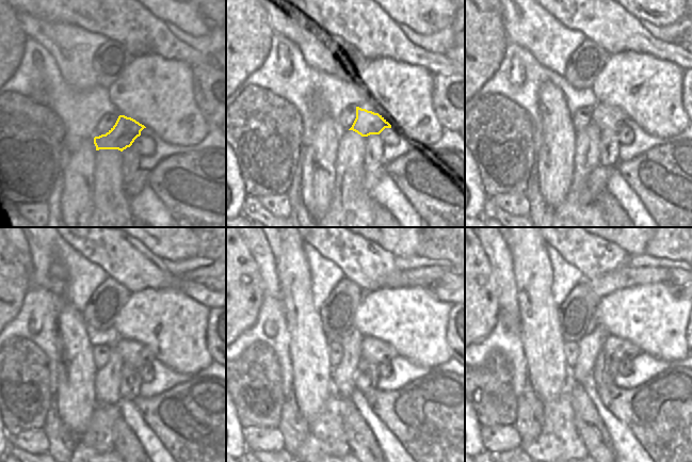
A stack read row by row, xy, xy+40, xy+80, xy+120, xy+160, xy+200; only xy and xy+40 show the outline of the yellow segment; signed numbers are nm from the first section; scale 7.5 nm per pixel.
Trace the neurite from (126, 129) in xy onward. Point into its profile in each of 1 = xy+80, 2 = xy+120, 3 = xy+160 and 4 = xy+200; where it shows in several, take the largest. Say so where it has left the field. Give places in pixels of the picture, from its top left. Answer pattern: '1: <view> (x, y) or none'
1: xy+80 (607, 117)
2: xy+120 (133, 352)
3: xy+160 (373, 349)
4: xy+200 (620, 349)

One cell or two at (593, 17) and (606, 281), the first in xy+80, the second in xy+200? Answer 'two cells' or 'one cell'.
two cells

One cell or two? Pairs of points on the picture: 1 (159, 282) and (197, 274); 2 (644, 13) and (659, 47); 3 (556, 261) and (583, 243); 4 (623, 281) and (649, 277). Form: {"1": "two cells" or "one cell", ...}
{"1": "two cells", "2": "two cells", "3": "two cells", "4": "one cell"}

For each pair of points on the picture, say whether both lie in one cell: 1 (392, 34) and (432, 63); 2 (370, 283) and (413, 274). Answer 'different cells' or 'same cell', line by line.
1: same cell
2: different cells

